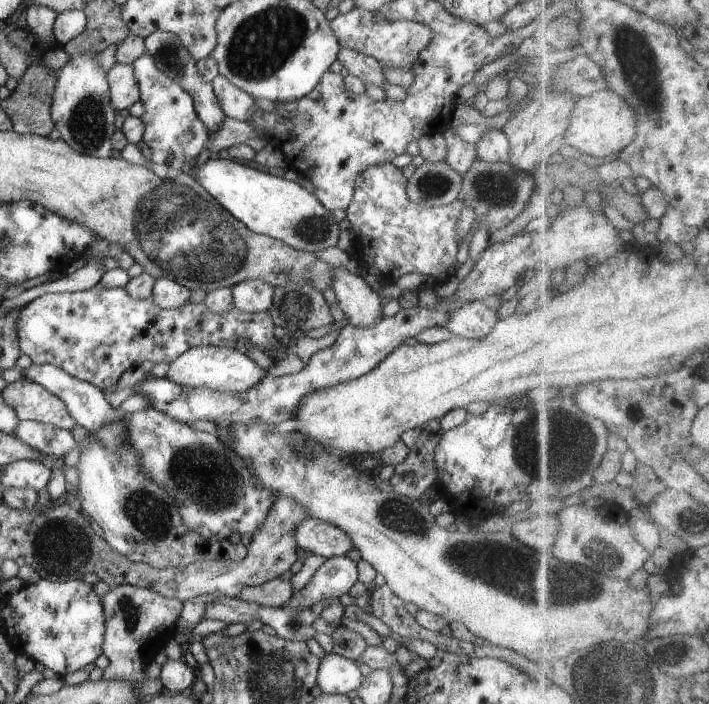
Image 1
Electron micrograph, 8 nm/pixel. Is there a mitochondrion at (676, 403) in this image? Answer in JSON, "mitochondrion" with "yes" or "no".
{"mitochondrion":"no"}

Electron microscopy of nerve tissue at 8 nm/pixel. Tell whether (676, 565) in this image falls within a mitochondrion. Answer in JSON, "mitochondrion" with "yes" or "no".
{"mitochondrion":"no"}

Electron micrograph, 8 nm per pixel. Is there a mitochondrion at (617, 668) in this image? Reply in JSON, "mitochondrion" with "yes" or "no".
{"mitochondrion":"yes"}

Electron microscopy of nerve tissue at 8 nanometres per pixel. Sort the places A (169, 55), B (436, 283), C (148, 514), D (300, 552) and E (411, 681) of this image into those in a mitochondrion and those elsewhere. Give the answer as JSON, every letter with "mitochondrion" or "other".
{"A":"mitochondrion","B":"other","C":"mitochondrion","D":"other","E":"other"}

